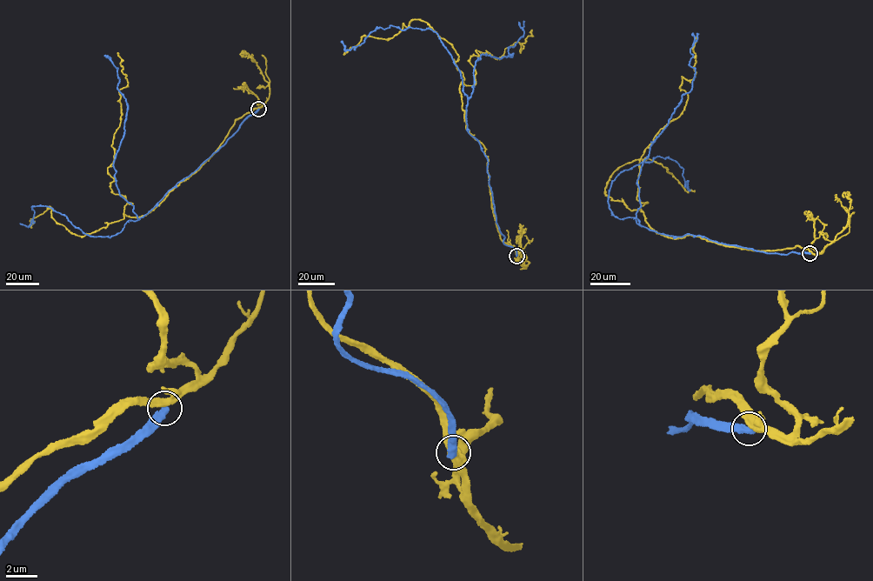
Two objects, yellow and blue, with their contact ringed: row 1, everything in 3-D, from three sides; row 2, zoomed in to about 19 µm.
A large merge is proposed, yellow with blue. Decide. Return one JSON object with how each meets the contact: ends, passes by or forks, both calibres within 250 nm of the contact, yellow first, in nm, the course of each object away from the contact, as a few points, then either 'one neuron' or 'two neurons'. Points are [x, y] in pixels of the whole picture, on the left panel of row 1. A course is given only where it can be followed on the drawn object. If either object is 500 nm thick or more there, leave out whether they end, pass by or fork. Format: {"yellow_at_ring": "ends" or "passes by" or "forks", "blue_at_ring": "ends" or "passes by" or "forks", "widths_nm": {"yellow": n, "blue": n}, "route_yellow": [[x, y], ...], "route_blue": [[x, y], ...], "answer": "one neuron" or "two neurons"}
{"yellow_at_ring": "passes by", "blue_at_ring": "ends", "widths_nm": {"yellow": 360, "blue": 440}, "route_yellow": [[258, 109], [155, 209], [130, 217], [108, 168], [128, 85], [117, 53]], "route_blue": [[258, 109], [138, 219], [116, 184], [113, 162], [124, 132], [127, 104], [117, 89], [117, 69], [104, 56]], "answer": "two neurons"}

